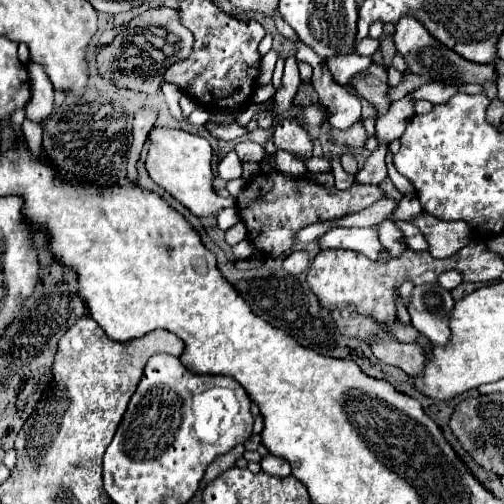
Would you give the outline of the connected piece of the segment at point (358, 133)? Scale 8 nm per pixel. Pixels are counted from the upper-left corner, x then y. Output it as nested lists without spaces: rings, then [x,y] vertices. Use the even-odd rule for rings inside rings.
[[[358,121],[354,127],[340,131],[340,129],[332,129],[332,137],[336,143],[346,145],[348,149],[360,149],[364,147],[364,139],[366,139],[366,131],[362,127],[362,123]]]

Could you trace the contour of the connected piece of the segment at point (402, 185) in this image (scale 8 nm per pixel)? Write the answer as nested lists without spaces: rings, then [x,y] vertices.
[[[387,149],[386,165],[388,169],[388,175],[390,179],[392,179],[392,183],[394,183],[394,187],[396,187],[396,189],[398,189],[402,195],[406,195],[406,193],[414,193],[414,189],[410,187],[410,181],[406,181],[402,175],[398,175],[398,173],[394,171],[392,157],[393,154],[391,154]]]

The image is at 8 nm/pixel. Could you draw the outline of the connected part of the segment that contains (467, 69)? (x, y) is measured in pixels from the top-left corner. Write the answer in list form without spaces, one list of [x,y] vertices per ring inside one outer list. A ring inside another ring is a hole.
[[[402,17],[396,23],[396,31],[394,31],[394,45],[398,49],[398,53],[404,57],[404,61],[408,63],[410,73],[418,73],[418,75],[426,75],[432,77],[434,81],[444,81],[450,77],[462,79],[464,83],[478,83],[482,85],[484,81],[492,81],[496,79],[496,71],[494,65],[478,65],[472,61],[466,61],[464,57],[460,57],[458,53],[454,53],[452,49],[444,47],[440,41],[436,41],[428,29],[414,17]]]

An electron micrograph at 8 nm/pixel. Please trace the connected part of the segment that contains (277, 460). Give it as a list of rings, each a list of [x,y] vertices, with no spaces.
[[[268,453],[262,457],[260,465],[262,465],[262,471],[266,471],[270,475],[276,475],[276,477],[288,477],[290,475],[290,465],[282,457]]]

